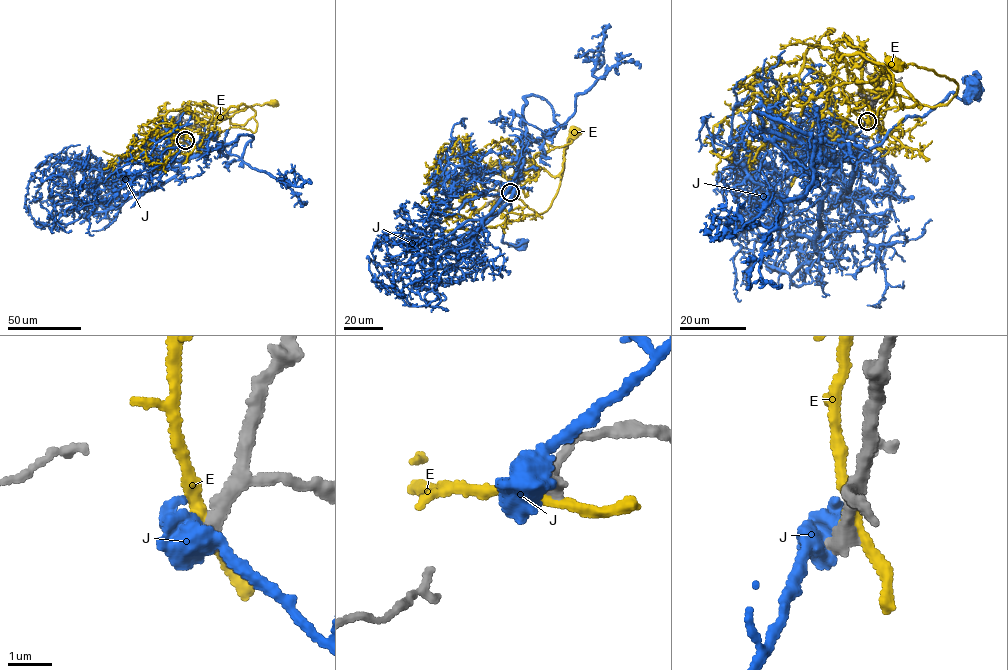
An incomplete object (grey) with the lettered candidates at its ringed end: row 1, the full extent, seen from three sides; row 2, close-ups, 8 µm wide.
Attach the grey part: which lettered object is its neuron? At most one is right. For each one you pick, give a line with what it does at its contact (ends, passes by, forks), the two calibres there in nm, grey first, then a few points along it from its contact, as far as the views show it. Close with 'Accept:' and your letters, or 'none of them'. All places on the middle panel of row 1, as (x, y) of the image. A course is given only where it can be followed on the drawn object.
Accept: none of them

